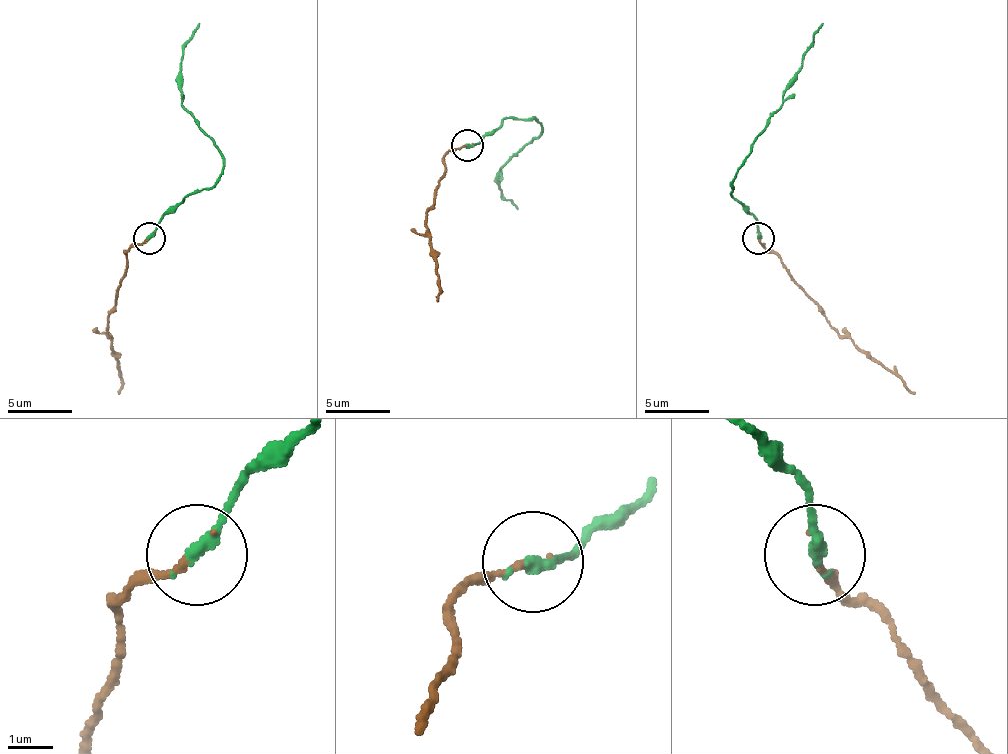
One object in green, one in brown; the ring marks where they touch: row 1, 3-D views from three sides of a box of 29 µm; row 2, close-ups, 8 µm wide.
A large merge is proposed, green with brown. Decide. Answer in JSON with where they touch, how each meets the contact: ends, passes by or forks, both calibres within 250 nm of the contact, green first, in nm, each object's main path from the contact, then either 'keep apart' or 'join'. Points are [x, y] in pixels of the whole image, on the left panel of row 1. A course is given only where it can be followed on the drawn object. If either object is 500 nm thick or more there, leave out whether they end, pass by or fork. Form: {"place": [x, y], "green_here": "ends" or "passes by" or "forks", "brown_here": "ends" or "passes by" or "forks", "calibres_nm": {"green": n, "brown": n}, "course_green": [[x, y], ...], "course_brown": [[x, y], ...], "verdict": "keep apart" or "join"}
{"place": [149, 238], "green_here": "ends", "brown_here": "ends", "calibres_nm": {"green": 280, "brown": 140}, "course_green": [[148, 239], [158, 220], [222, 171], [222, 152], [180, 88], [180, 56], [200, 23]], "course_brown": [[148, 239], [125, 252], [125, 278], [106, 333], [119, 368], [119, 394]], "verdict": "join"}

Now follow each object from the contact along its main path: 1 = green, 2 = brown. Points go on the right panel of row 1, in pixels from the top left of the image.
1: (758, 239), (758, 220), (732, 191), (748, 152), (780, 104), (822, 23)
2: (758, 239), (838, 333), (890, 368), (915, 394)

